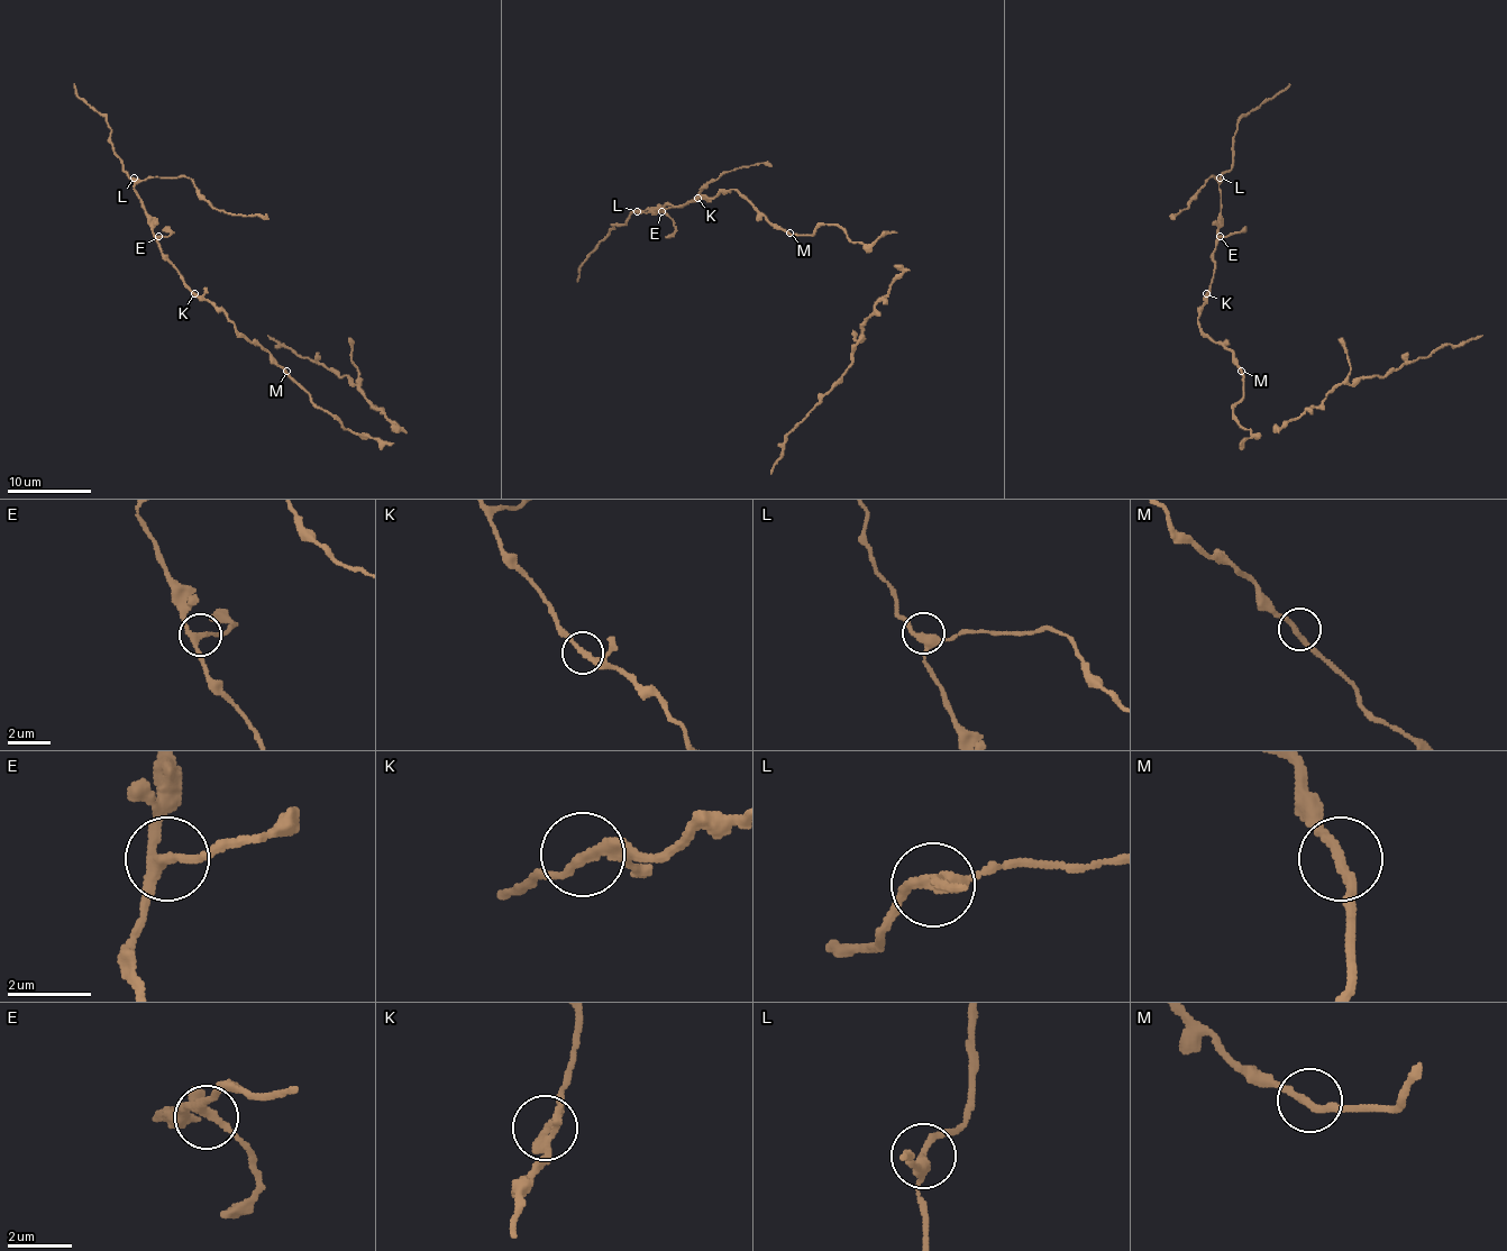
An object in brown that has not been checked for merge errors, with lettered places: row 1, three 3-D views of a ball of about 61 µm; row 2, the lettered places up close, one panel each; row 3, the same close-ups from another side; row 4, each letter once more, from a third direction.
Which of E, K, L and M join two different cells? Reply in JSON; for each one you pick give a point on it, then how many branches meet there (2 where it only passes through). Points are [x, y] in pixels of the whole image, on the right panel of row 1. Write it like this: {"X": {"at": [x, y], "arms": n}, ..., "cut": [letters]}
{"cut": []}

